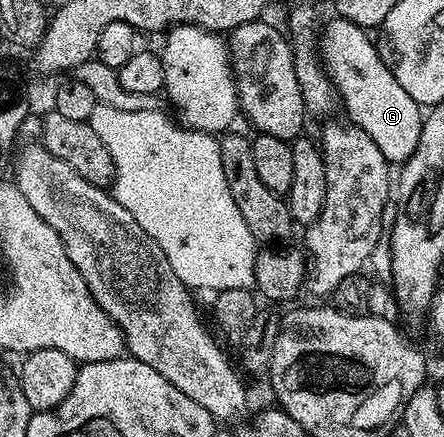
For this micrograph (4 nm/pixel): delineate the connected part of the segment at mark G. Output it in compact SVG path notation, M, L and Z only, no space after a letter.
M333 18L328 25L323 25L322 35L318 40L318 48L322 53L322 63L324 71L327 72L332 84L336 88L339 99L342 101L342 108L348 111L347 119L353 124L357 124L370 138L374 138L374 146L382 150L382 154L388 159L389 165L402 166L418 150L418 138L422 138L422 126L424 125L425 113L422 111L422 105L414 102L406 90L390 74L386 62L382 62L379 47L374 43L367 31L358 27L354 22Z

